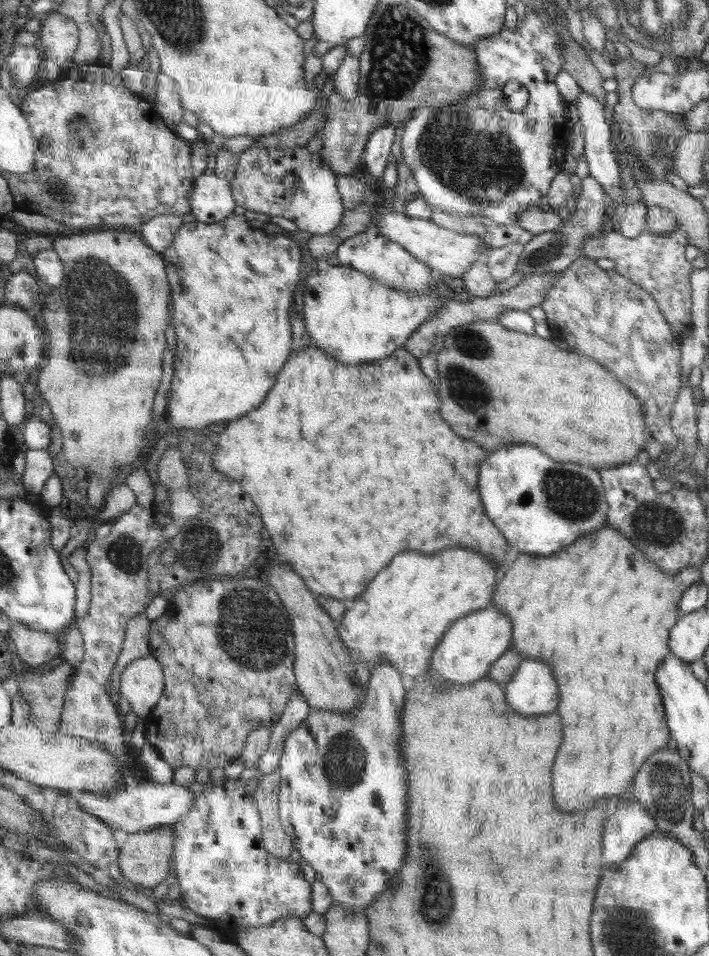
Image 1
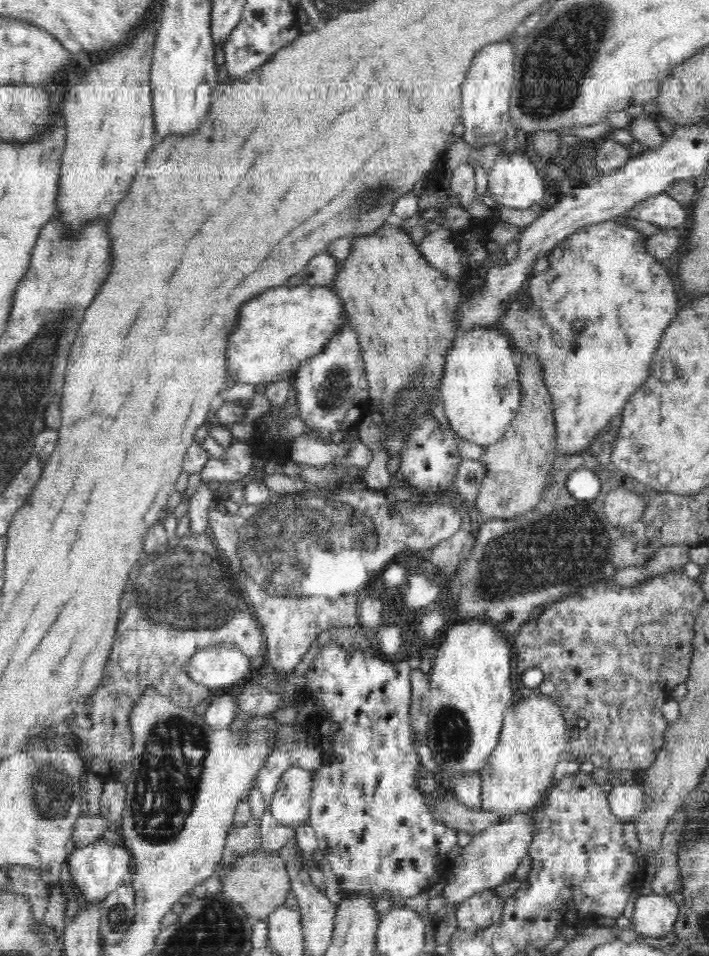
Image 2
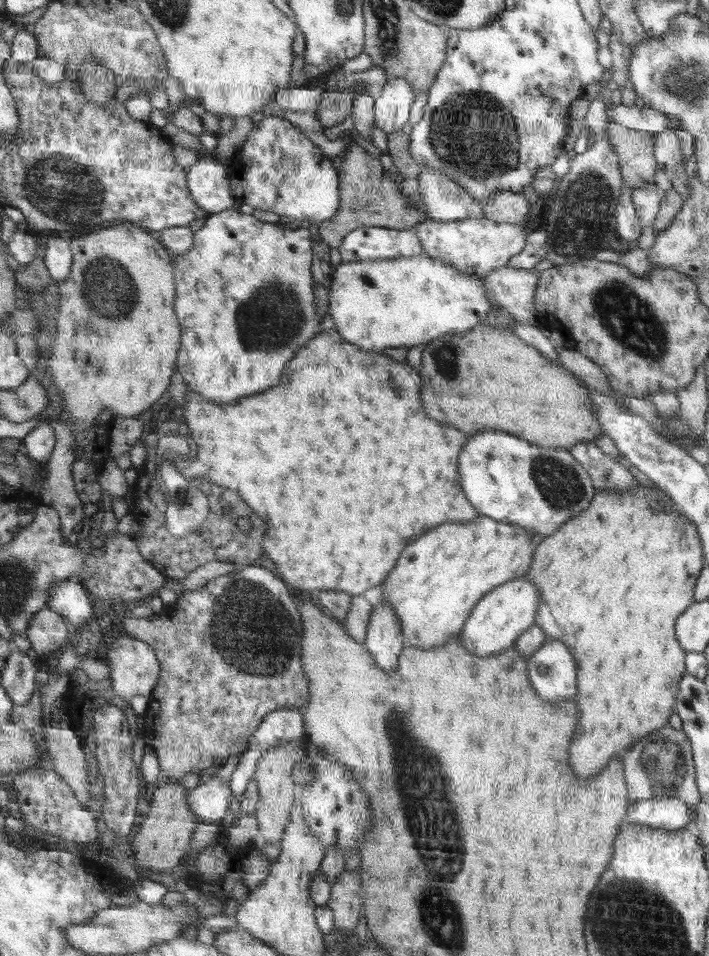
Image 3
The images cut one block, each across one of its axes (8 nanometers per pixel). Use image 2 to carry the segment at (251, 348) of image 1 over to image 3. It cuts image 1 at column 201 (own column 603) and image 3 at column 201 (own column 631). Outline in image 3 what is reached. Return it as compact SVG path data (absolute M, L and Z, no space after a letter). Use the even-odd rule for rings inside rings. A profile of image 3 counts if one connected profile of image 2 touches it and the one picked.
M237 206L211 215L204 225L195 233L196 242L194 247L186 254L174 254L178 258L178 316L182 318L184 326L184 344L179 356L177 370L183 375L191 390L196 390L209 398L214 404L232 404L238 402L246 396L258 394L268 390L268 386L274 386L280 382L284 366L289 364L290 358L301 350L301 348L312 340L312 337L323 332L324 329L332 329L327 317L320 318L316 314L316 298L314 298L314 288L312 288L312 240L307 228L297 230L286 230L279 228L275 223L262 222L258 220L258 214L243 214Z

